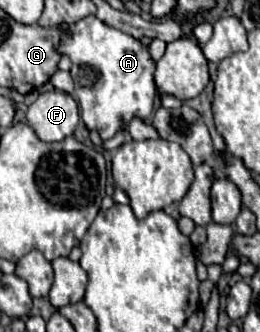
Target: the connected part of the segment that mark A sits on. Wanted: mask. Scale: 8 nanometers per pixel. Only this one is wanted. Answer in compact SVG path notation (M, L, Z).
M86 16L68 28L72 28L72 38L64 40L60 50L72 60L70 74L76 82L78 108L86 128L90 132L96 130L102 140L108 140L116 132L126 130L132 118L150 118L156 98L152 78L156 62L148 46L122 30L102 24L96 16Z

